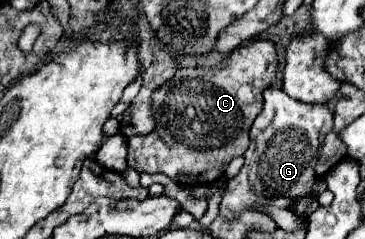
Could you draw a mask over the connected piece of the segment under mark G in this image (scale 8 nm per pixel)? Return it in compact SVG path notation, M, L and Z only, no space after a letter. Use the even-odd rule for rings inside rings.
M268 87L264 91L264 109L250 129L250 147L244 155L244 167L228 181L228 189L220 203L220 215L234 219L242 209L248 209L256 203L288 209L292 205L292 197L284 193L312 193L318 149L322 137L330 129L332 113L326 103L300 103L290 99L282 89Z

